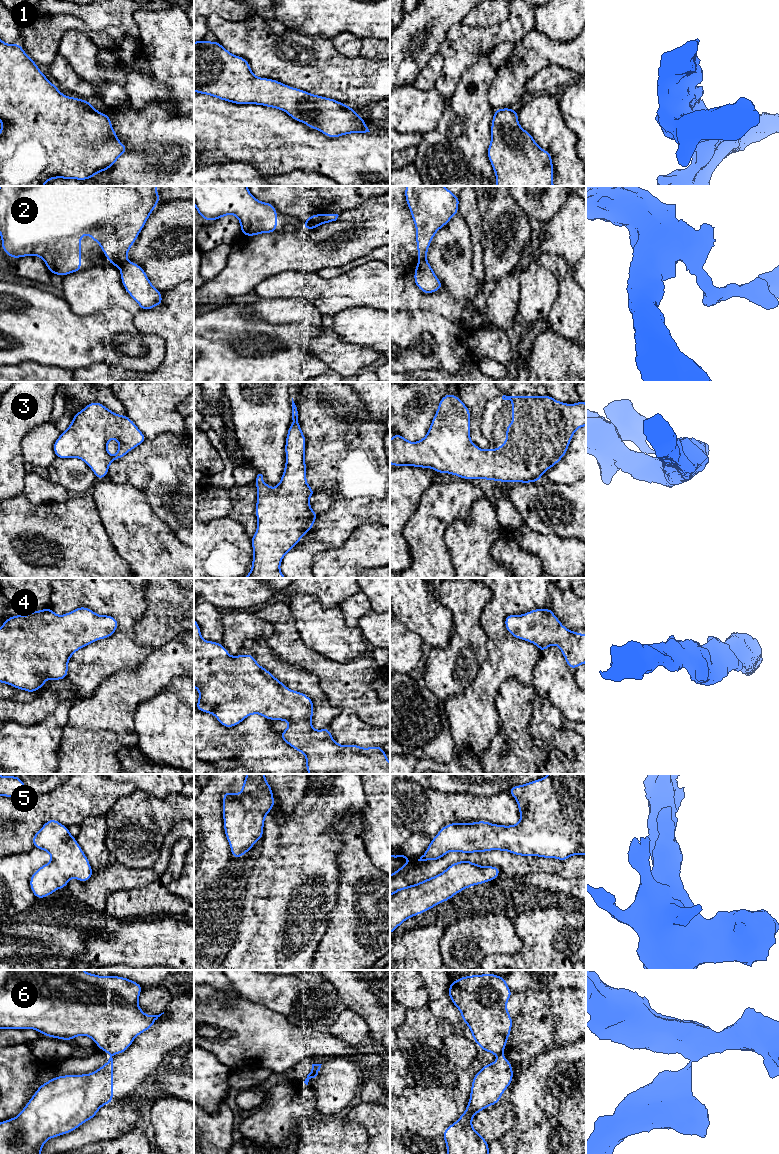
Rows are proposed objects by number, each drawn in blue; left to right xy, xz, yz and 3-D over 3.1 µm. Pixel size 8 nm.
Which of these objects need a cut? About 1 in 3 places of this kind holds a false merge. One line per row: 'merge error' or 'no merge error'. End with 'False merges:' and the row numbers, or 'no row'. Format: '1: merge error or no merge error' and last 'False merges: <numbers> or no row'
1: no merge error
2: merge error
3: no merge error
4: no merge error
5: no merge error
6: merge error
False merges: 2, 6

